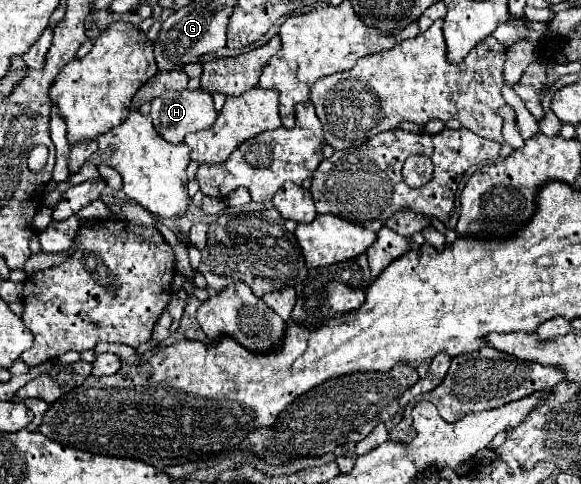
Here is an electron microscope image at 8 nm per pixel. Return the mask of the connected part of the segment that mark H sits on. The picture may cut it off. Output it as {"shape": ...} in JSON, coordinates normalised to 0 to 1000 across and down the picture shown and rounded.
{"shape":[[[317,184],[317,188],[286,188],[282,196],[269,200],[262,209],[262,229],[258,229],[262,246],[265,246],[265,262],[269,271],[293,295],[313,295],[317,291],[317,279],[320,275],[330,275],[330,271],[348,271],[355,262],[361,262],[375,233],[368,225],[368,205],[358,188],[351,184],[337,184],[337,188],[327,188],[327,184]]]}

